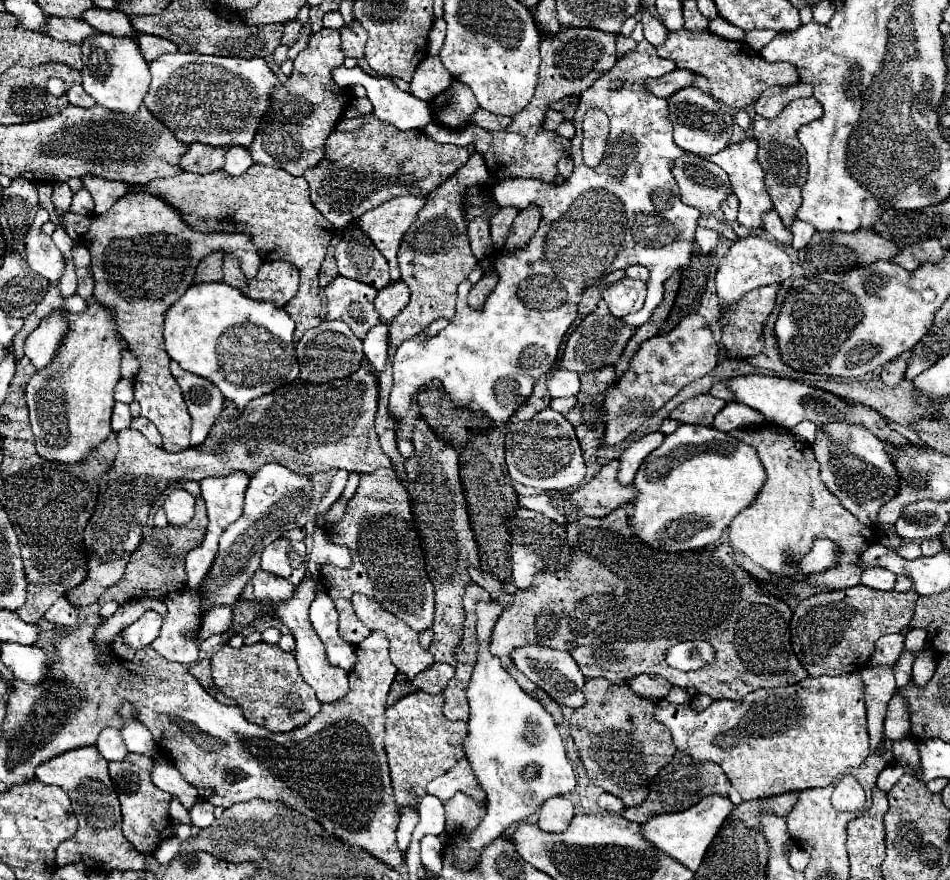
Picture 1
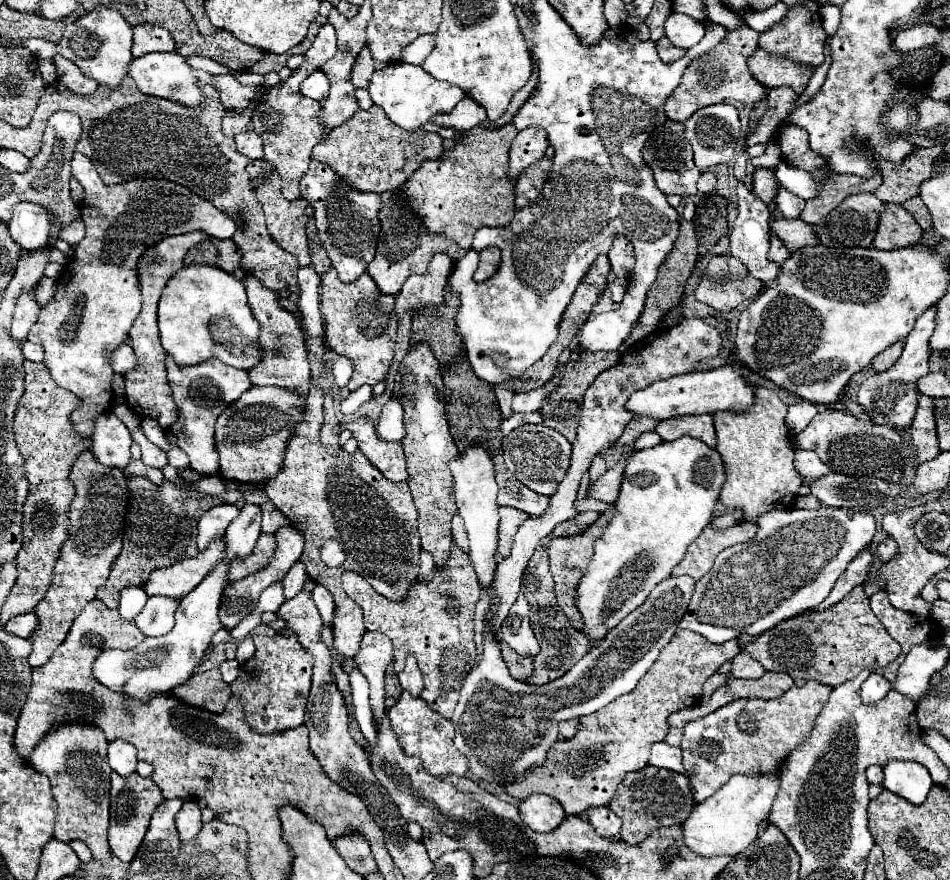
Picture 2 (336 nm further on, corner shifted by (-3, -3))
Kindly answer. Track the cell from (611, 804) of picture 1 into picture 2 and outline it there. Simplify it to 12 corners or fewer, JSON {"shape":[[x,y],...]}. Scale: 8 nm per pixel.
{"shape":[[605,806],[589,808],[587,820],[599,836],[621,840],[621,818]]}

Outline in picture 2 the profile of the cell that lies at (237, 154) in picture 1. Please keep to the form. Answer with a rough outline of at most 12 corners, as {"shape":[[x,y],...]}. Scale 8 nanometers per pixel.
{"shape":[[255,132],[235,136],[237,150],[251,158],[263,158],[263,140]]}

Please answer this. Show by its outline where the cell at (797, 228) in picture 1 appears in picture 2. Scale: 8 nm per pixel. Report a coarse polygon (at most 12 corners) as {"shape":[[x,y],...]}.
{"shape":[[779,186],[775,206],[785,218],[799,218],[805,200]]}

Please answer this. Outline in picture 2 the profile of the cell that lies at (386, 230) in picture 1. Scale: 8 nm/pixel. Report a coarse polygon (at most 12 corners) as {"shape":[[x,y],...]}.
{"shape":[[477,126],[405,182],[431,232],[469,250],[513,220],[517,128]]}

